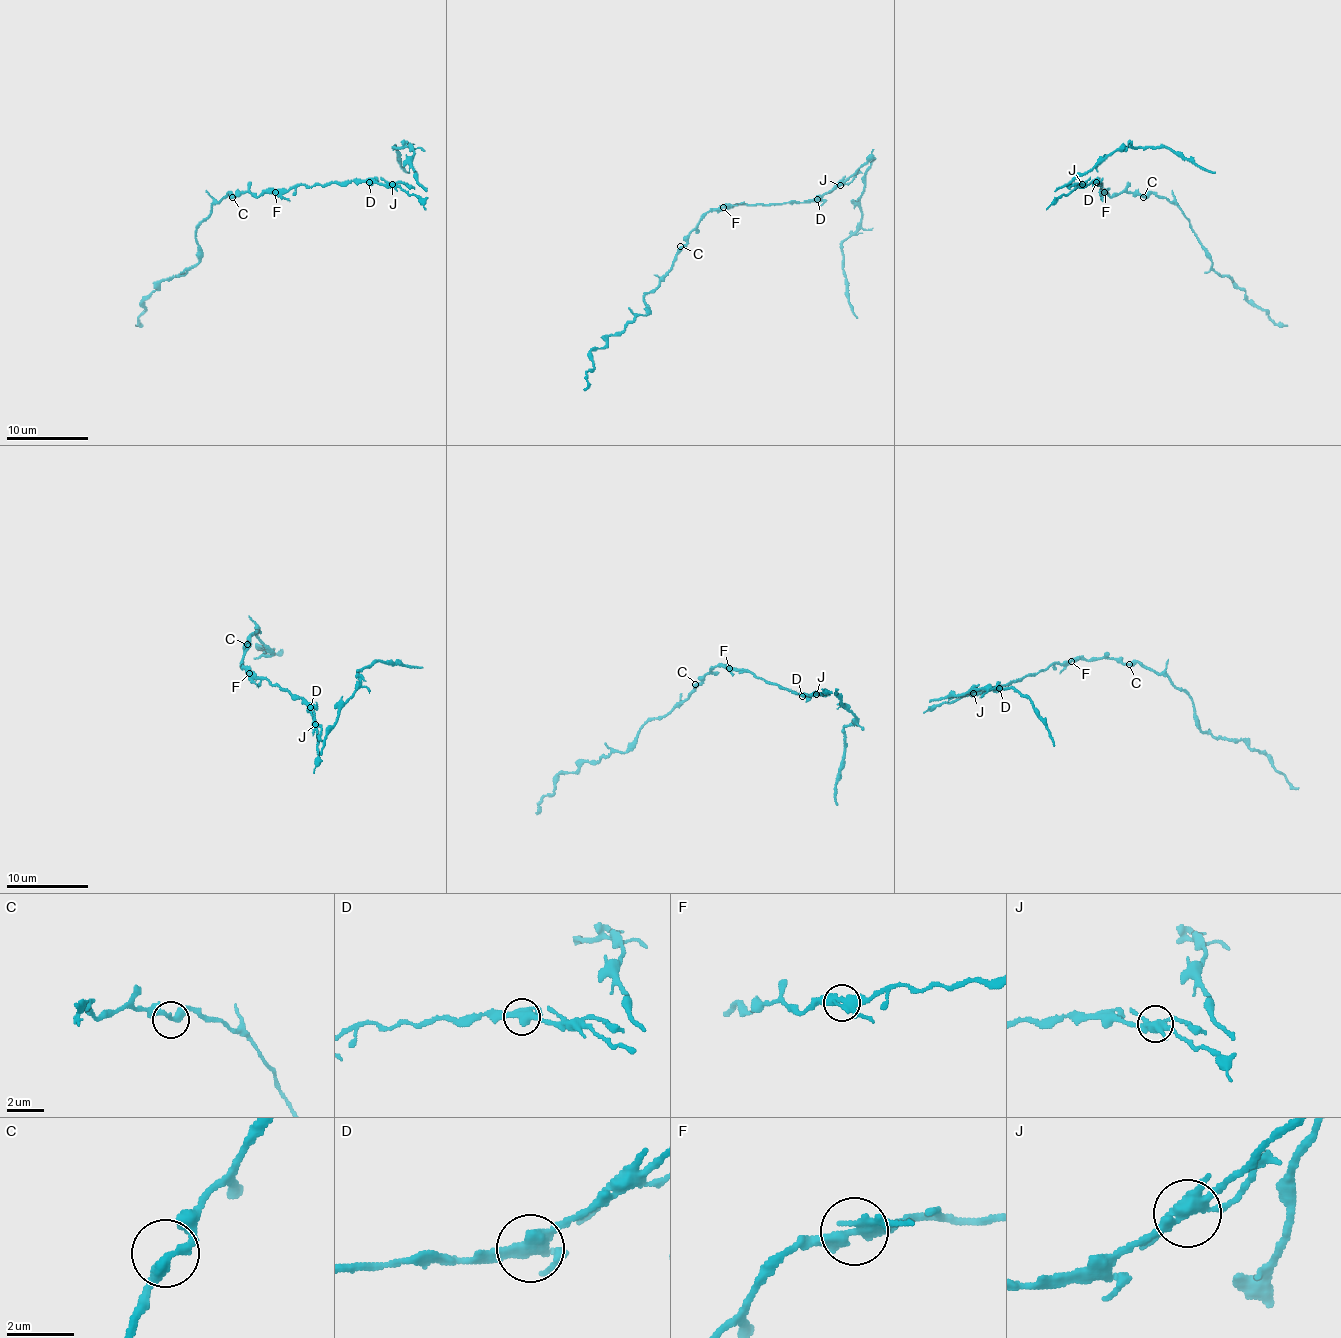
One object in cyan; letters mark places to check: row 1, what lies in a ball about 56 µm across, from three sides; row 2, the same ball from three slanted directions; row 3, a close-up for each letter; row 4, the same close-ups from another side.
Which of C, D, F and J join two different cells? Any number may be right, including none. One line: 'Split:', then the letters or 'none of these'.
Split: none of these

